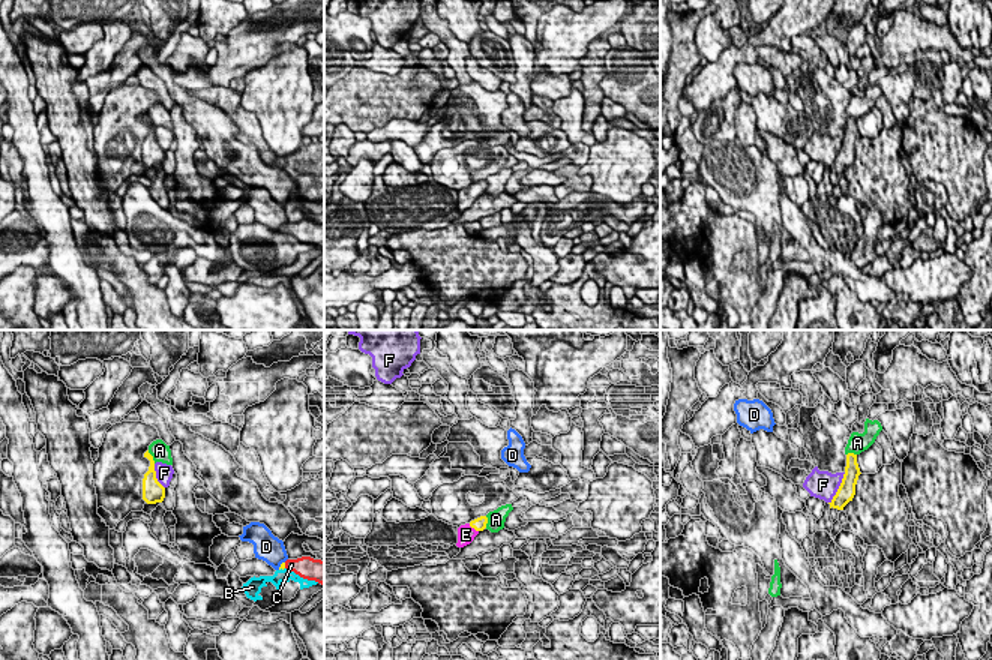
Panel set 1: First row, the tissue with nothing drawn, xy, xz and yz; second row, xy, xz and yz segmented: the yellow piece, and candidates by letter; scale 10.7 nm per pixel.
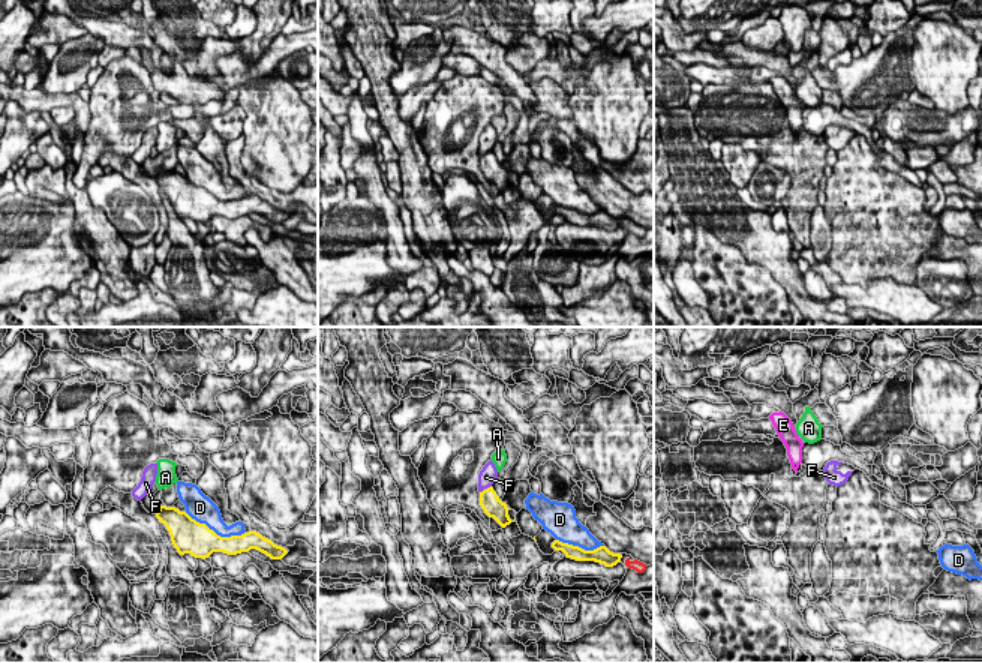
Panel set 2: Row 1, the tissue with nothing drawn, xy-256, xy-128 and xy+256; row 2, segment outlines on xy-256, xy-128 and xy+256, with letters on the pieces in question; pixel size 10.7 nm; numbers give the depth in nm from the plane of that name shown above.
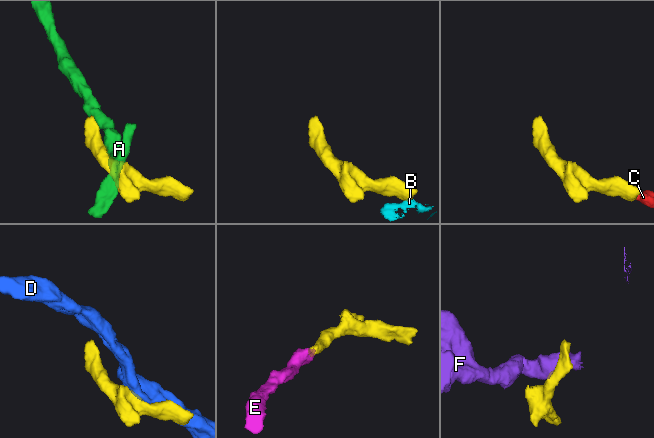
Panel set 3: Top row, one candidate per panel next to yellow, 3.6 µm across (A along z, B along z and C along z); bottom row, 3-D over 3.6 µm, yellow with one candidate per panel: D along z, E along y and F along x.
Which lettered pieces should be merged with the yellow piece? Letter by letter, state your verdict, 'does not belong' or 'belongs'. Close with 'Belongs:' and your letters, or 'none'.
A: does not belong
B: does not belong
C: belongs
D: does not belong
E: belongs
F: does not belong
Belongs: C, E

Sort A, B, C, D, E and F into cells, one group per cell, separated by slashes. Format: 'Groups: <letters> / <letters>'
Groups: A / B / C E / D / F

